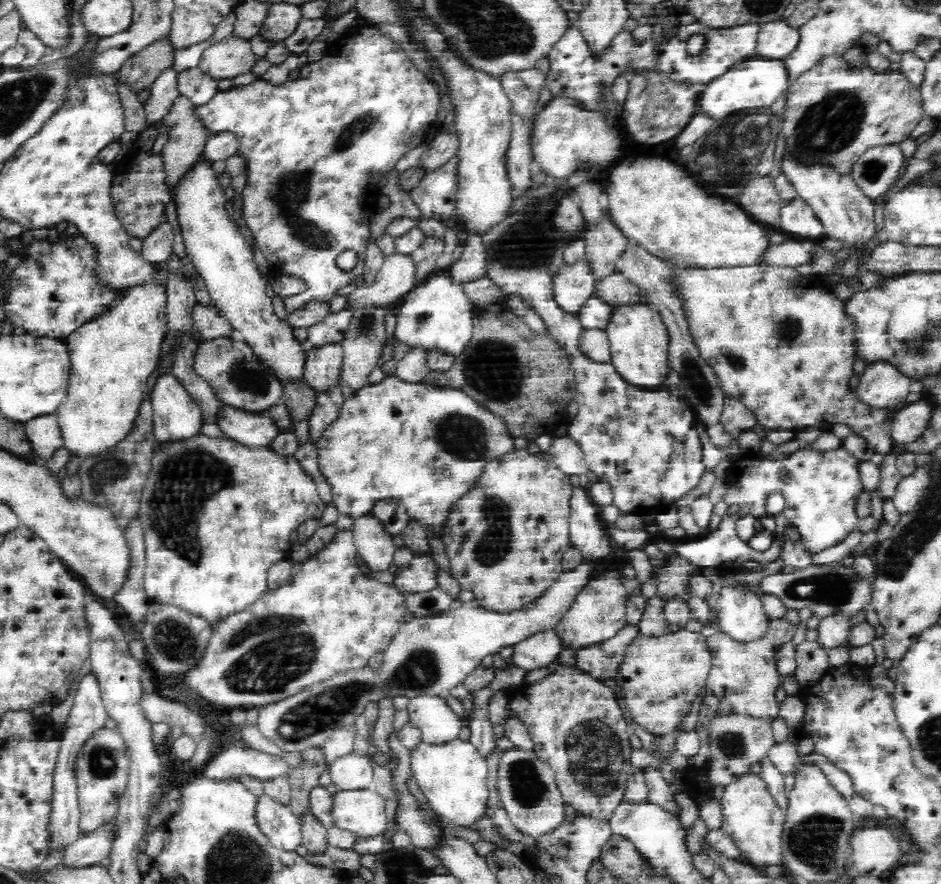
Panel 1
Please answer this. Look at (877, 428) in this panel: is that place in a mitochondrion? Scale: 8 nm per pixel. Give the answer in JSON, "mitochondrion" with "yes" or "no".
{"mitochondrion":"no"}

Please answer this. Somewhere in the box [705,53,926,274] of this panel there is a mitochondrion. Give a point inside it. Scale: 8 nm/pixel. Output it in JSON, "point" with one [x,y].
{"point":[830,125]}

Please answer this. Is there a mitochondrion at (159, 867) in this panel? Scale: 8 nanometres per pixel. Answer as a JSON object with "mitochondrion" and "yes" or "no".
{"mitochondrion":"no"}

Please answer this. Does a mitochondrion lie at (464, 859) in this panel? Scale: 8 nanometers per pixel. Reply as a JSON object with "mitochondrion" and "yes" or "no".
{"mitochondrion":"no"}

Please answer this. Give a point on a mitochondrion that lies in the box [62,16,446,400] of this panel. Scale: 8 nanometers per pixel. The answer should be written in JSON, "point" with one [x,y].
{"point":[296,186]}

